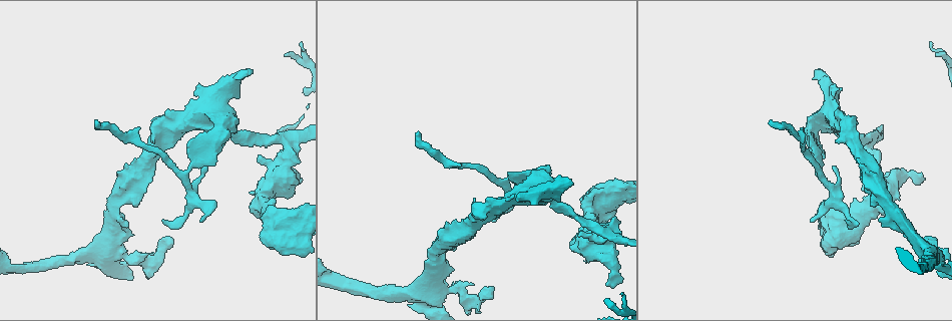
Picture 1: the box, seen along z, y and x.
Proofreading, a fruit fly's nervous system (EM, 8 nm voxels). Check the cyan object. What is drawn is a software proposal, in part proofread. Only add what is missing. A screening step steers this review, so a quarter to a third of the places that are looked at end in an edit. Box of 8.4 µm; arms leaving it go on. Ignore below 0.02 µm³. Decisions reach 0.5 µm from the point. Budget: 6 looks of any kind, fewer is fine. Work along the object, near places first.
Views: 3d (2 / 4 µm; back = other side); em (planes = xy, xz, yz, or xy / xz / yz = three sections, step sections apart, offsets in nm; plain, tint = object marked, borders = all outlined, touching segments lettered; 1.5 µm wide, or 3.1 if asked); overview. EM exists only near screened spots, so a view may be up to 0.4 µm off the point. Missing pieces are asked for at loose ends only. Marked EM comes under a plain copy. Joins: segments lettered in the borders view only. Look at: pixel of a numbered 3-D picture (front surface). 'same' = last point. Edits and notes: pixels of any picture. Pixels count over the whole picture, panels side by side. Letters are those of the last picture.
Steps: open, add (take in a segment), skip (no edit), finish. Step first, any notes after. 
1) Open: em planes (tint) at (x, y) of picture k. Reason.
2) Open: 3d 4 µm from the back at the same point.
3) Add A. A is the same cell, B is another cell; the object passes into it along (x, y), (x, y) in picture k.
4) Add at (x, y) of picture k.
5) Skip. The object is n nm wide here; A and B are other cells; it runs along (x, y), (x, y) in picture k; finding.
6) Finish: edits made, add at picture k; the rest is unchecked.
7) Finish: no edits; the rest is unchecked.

Open: 3d 2 µm at (201, 220) of picture 1. Branch stops here.

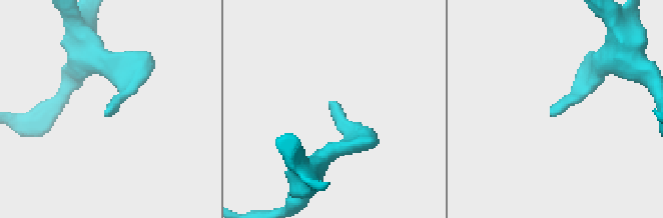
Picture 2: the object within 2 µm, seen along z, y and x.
Open: em yz step 8 (borders) at (106, 112) of picture 2.

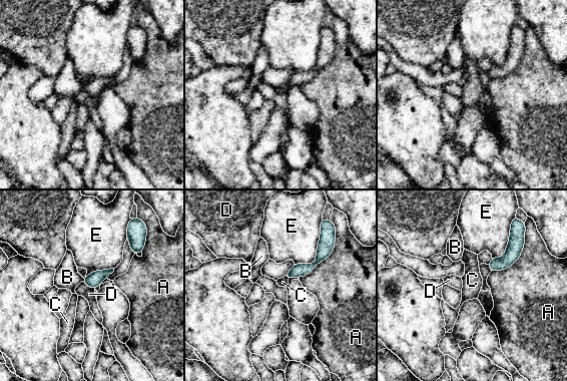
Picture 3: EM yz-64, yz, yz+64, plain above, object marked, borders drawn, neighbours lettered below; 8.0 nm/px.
Open: em planes (borders) at the same point. Cut it another way.

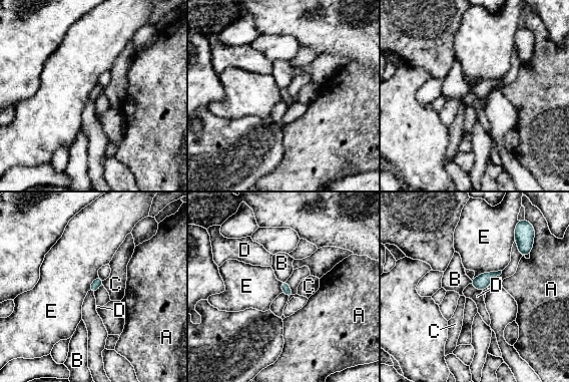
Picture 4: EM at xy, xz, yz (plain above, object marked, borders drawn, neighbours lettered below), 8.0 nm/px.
Skip. A, B, C, D and E are other cells; a border runs along (501, 270), (481, 273), (473, 279) in picture 4; no lettered segment goes on from it.

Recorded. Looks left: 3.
Open: em yz step 4 (borders) at (171, 239) of picture 1. Branch stops here.

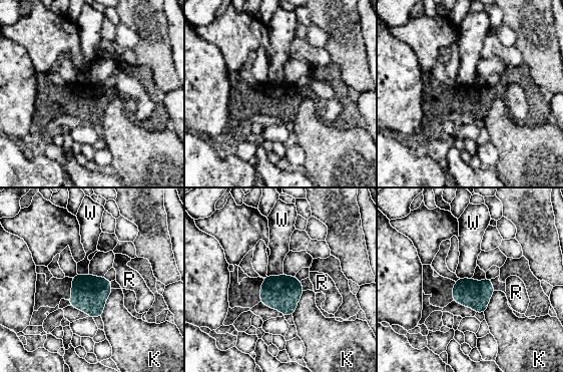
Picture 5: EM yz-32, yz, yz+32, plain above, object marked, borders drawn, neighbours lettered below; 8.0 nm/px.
Open: em xy step 8 (borders) at the same point.

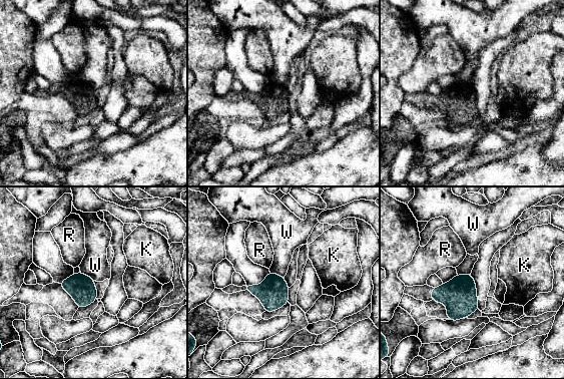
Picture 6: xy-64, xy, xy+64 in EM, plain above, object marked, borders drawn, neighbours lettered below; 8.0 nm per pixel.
Skip. K, R and W are other cells; none of them fits.

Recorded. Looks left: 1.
Open: em planes (borders) at (257, 158) of picture 1.

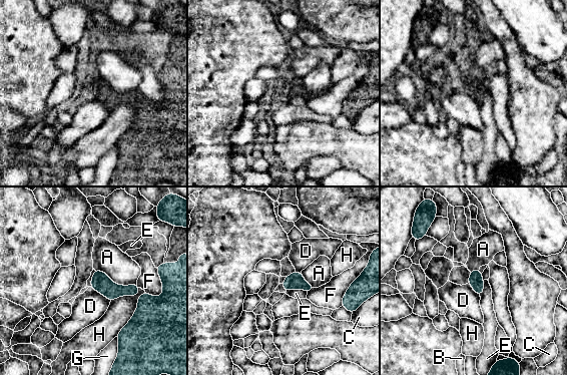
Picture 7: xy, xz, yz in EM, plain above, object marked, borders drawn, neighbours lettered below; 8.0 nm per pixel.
Skip. A, B, C, D, E, F, G and H are other cells; a border runs along (90, 286), (110, 301) in picture 7; none of them fits.

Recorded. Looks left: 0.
Finish: no edits; the rest is unchecked.

